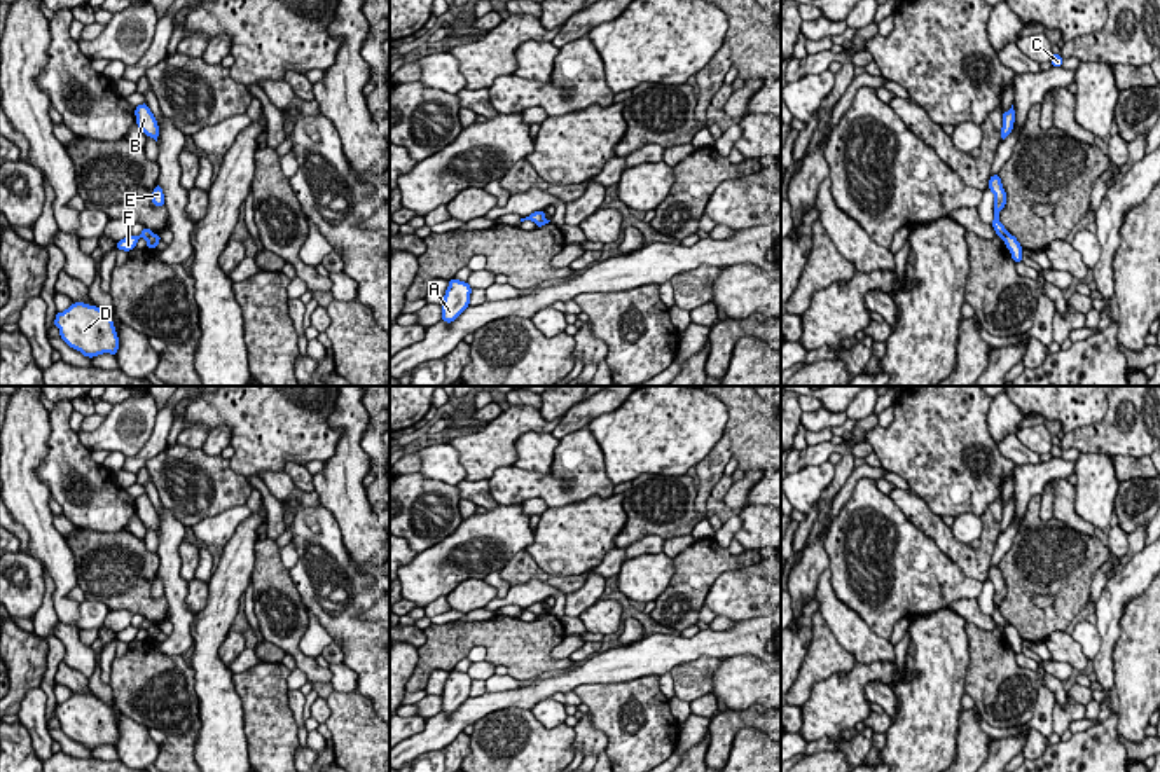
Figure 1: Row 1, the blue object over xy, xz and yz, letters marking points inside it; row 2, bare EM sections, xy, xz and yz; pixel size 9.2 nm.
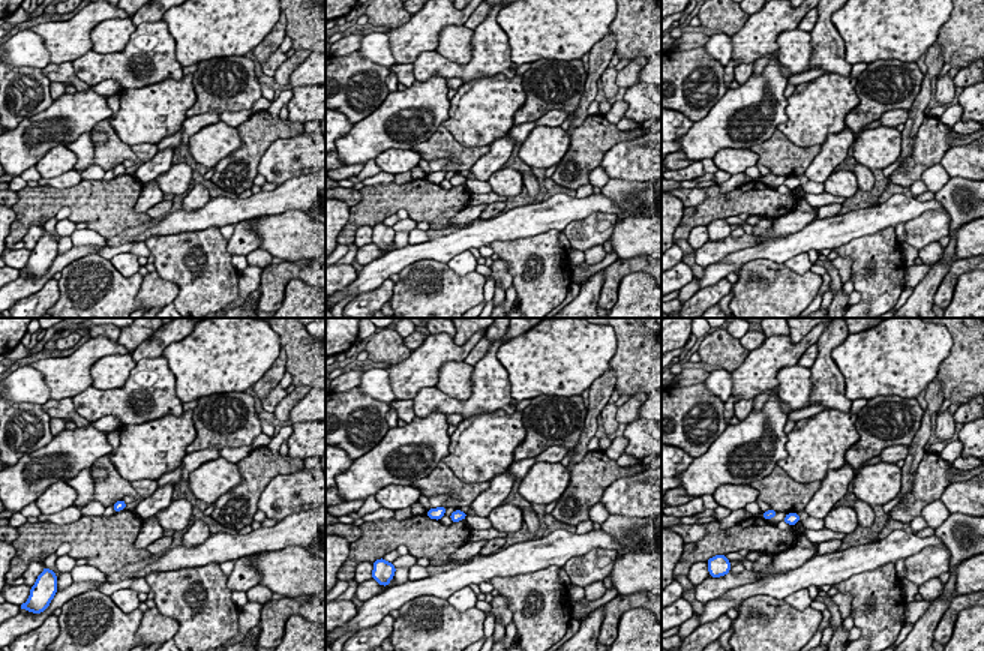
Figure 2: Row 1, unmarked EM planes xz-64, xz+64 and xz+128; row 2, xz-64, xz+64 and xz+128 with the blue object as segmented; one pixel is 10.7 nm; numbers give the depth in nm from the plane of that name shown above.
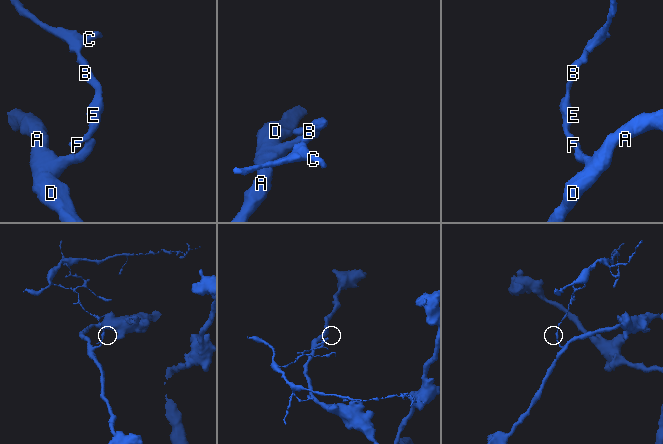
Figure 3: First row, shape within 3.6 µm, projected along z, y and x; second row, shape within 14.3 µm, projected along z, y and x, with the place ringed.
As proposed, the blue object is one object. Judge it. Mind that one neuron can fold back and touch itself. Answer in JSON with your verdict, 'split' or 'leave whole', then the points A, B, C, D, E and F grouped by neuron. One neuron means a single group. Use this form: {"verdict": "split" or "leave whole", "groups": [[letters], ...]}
{"verdict": "split", "groups": [["A", "D"], ["B", "C", "E", "F"]]}

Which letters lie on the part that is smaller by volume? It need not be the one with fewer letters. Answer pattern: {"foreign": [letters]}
{"foreign": ["B", "C", "E", "F"]}

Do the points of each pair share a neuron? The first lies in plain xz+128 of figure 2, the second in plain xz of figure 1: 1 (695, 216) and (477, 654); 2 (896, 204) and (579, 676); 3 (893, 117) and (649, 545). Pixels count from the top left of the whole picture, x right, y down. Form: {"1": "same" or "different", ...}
{"1": "different", "2": "same", "3": "same"}

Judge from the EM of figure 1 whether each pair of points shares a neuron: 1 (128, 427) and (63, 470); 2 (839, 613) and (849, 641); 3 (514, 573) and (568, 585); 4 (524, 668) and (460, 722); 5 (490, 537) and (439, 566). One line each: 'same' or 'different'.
1: different
2: same
3: same
4: different
5: same

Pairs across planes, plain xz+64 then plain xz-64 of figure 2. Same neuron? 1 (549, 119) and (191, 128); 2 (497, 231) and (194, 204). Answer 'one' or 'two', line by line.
1: one
2: two

